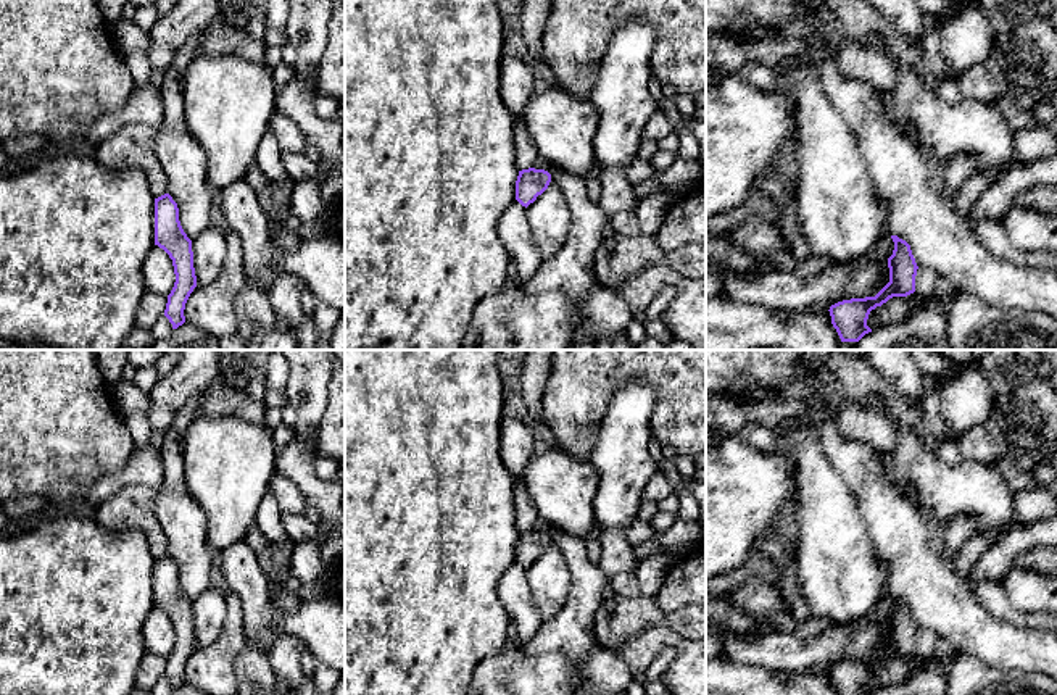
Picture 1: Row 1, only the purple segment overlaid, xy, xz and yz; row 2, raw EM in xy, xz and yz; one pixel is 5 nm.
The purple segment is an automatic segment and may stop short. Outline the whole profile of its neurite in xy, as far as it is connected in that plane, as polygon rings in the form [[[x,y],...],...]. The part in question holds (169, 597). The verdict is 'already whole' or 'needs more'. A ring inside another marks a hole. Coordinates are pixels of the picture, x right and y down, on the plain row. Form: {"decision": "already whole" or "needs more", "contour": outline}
{"decision": "needs more", "contour": [[[143,484],[122,487],[97,508],[95,519],[108,529],[140,531],[155,558],[155,606],[172,621],[176,643],[164,677],[177,690],[185,684],[185,664],[197,648],[192,601],[179,582],[179,569],[168,555],[168,539],[155,513],[155,490]]]}

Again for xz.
{"decision": "needs more", "contour": [[[519,482],[516,487],[516,527],[519,531],[516,561],[525,569],[533,564],[551,543],[551,535],[548,532],[533,529],[537,519],[538,514],[532,497],[527,487]]]}

